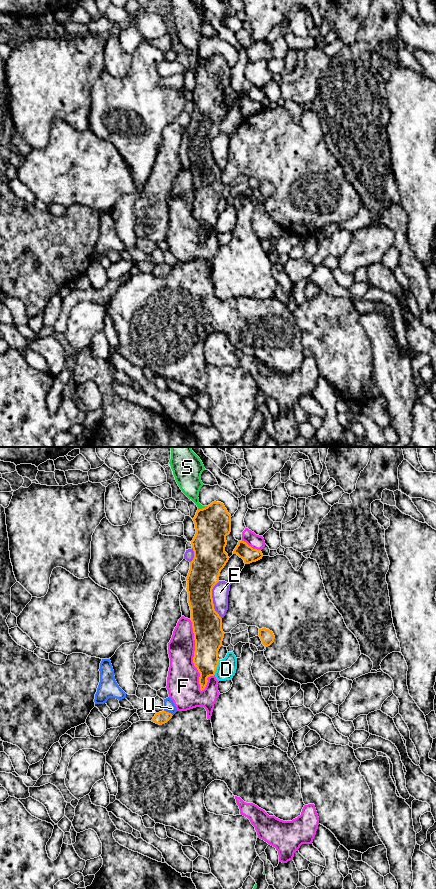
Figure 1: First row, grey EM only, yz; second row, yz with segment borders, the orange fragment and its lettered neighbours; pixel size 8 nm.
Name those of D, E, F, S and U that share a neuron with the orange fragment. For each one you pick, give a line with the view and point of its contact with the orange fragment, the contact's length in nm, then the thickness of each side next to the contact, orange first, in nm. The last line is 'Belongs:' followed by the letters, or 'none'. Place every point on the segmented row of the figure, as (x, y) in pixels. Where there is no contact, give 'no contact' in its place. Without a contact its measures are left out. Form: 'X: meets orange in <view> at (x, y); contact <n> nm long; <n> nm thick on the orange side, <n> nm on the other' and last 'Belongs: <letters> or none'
Belongs: none

